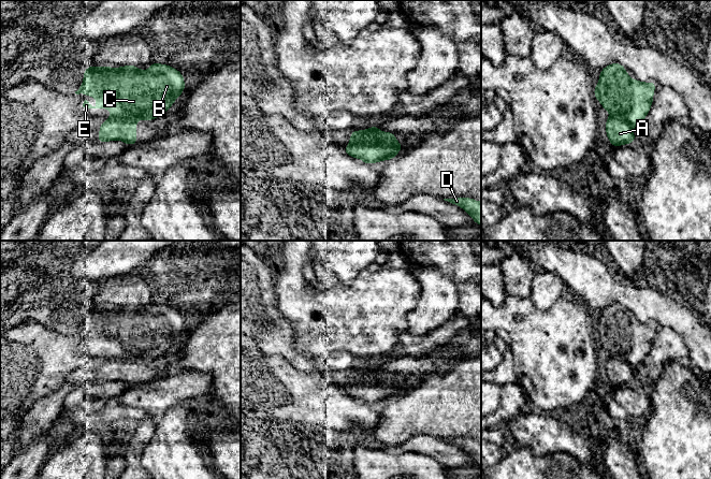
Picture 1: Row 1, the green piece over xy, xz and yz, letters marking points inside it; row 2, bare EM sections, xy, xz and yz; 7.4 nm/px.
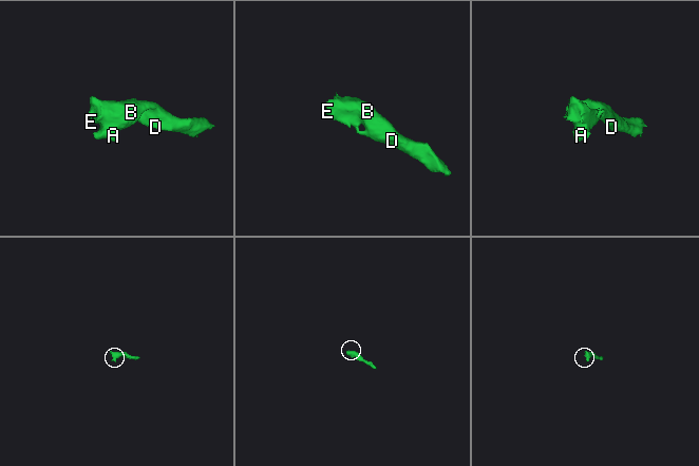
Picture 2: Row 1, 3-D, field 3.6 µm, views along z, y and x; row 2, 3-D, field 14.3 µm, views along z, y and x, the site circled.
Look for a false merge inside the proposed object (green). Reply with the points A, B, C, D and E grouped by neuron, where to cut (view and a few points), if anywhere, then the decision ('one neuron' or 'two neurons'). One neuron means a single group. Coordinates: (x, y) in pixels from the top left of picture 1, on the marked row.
groups A / B C D E; cut xz (378, 130), (376, 140), (366, 140), (351, 134); two neurons

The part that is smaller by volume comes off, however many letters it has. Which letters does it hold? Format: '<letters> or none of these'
A

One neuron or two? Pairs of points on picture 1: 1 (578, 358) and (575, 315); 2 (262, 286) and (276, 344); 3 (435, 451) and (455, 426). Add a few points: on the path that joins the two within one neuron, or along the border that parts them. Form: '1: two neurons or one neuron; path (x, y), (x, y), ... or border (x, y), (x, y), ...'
1: one neuron; path (575, 347), (575, 325)
2: one neuron; path (262, 300), (263, 307), (275, 319), (276, 330)
3: two neurons; border (418, 434), (427, 434), (443, 439)

